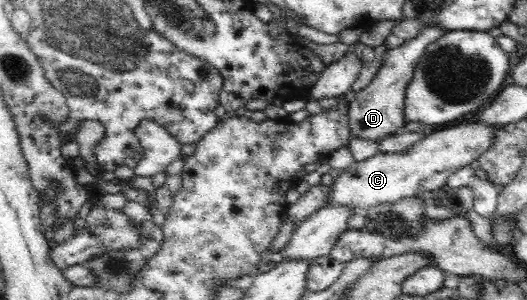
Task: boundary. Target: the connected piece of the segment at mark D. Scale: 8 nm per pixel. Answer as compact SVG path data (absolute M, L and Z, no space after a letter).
M424 25L415 38L407 40L401 46L387 50L387 54L383 57L382 64L372 81L357 92L355 98L348 103L348 125L351 130L351 139L369 139L369 141L381 142L404 130L404 125L407 122L404 118L405 92L413 78L415 67L426 46L447 32L438 26Z

